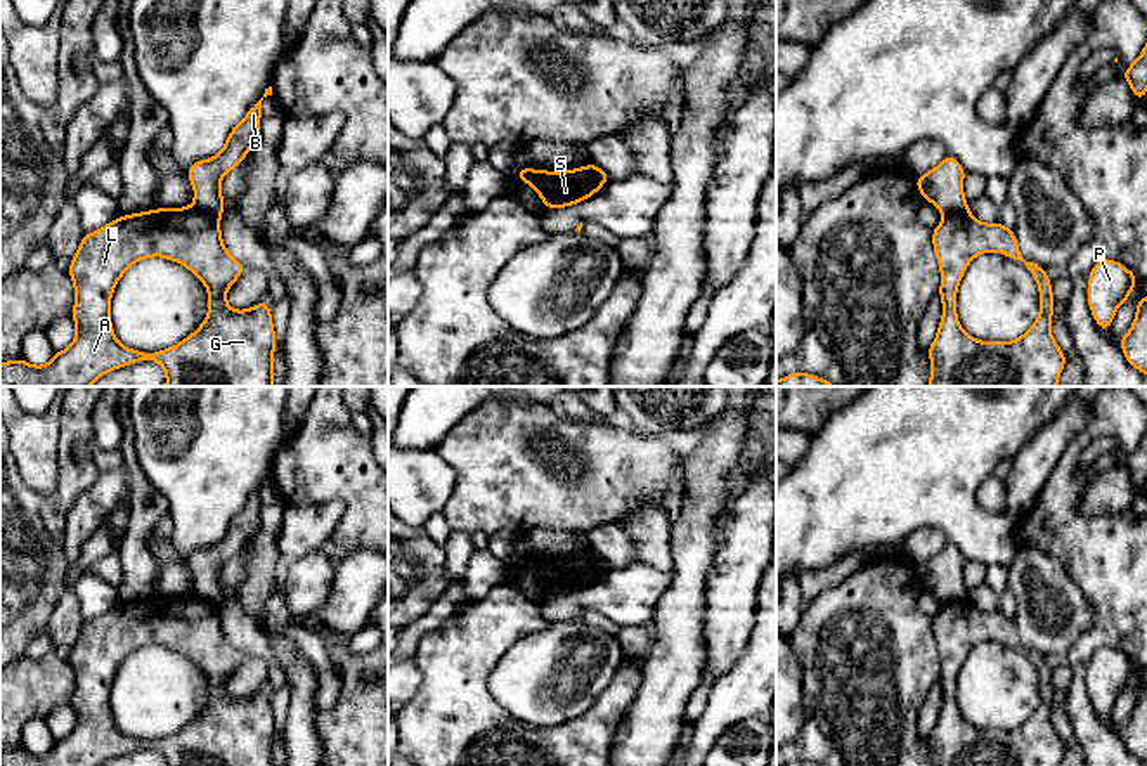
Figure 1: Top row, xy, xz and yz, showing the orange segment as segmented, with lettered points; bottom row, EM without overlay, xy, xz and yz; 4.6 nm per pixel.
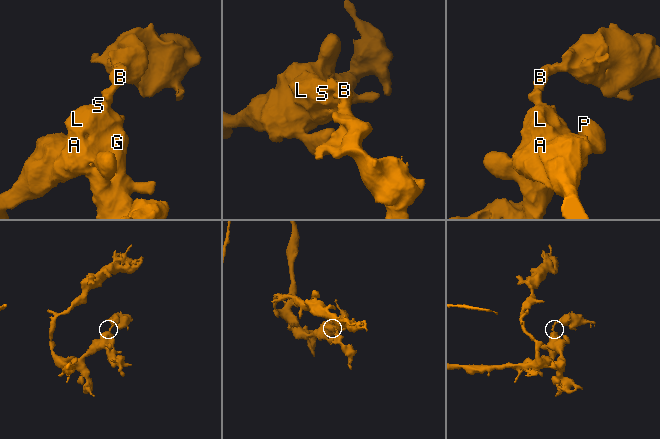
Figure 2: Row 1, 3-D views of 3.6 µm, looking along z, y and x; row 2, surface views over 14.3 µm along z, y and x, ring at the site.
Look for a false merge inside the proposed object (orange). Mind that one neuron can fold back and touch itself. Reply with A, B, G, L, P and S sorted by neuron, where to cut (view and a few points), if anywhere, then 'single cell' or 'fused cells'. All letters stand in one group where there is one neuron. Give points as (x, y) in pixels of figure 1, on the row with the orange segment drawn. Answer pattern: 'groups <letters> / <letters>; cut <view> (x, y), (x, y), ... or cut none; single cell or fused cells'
groups A G L P S / B; cut xy (193, 207), (219, 219); fused cells

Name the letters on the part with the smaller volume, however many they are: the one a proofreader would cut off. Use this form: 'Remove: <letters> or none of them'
Remove: B

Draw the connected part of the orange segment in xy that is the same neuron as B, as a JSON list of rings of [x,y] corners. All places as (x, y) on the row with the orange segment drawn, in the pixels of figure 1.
[[[272,87],[265,88],[263,97],[249,107],[239,125],[236,125],[224,146],[224,149],[210,158],[192,163],[187,168],[187,177],[194,187],[194,208],[222,217],[225,203],[220,191],[222,177],[232,168],[239,166],[248,151],[260,139],[262,101],[272,95]]]

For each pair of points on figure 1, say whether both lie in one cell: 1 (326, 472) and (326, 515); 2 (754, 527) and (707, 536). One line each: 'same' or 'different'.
1: different
2: different

